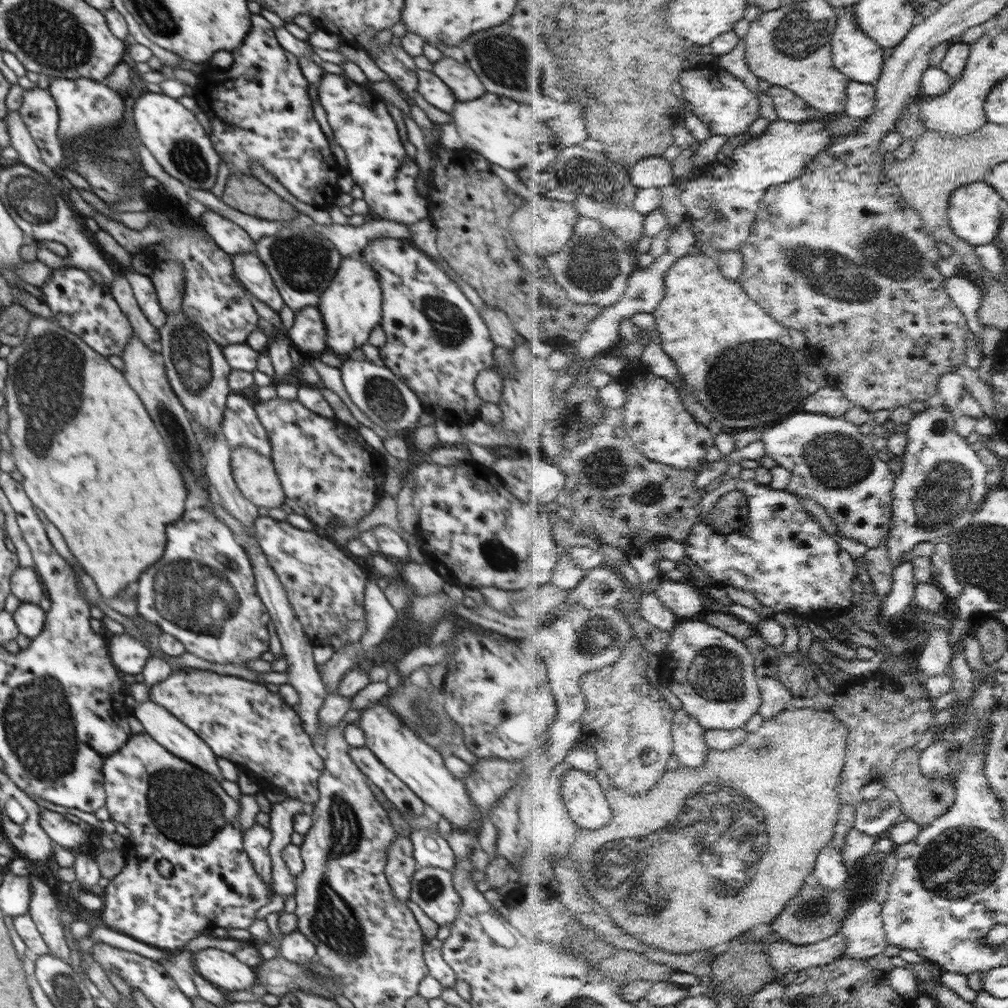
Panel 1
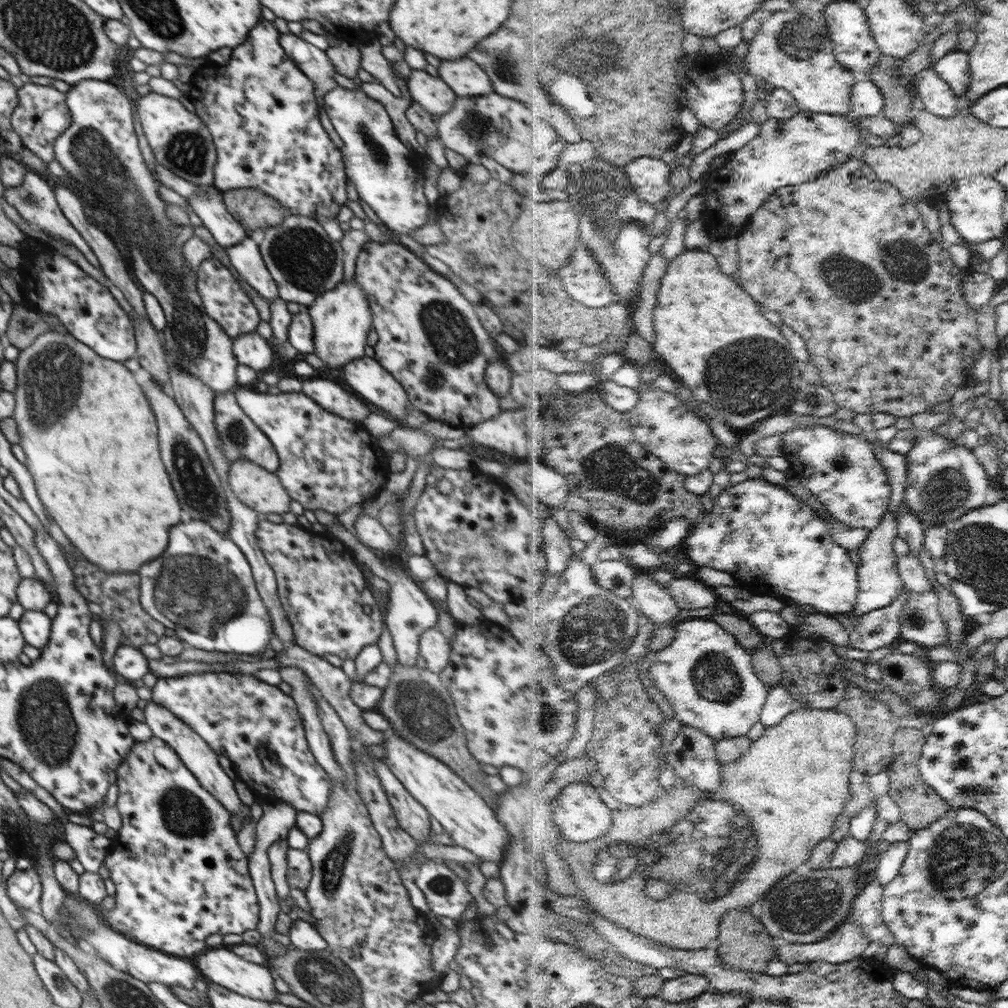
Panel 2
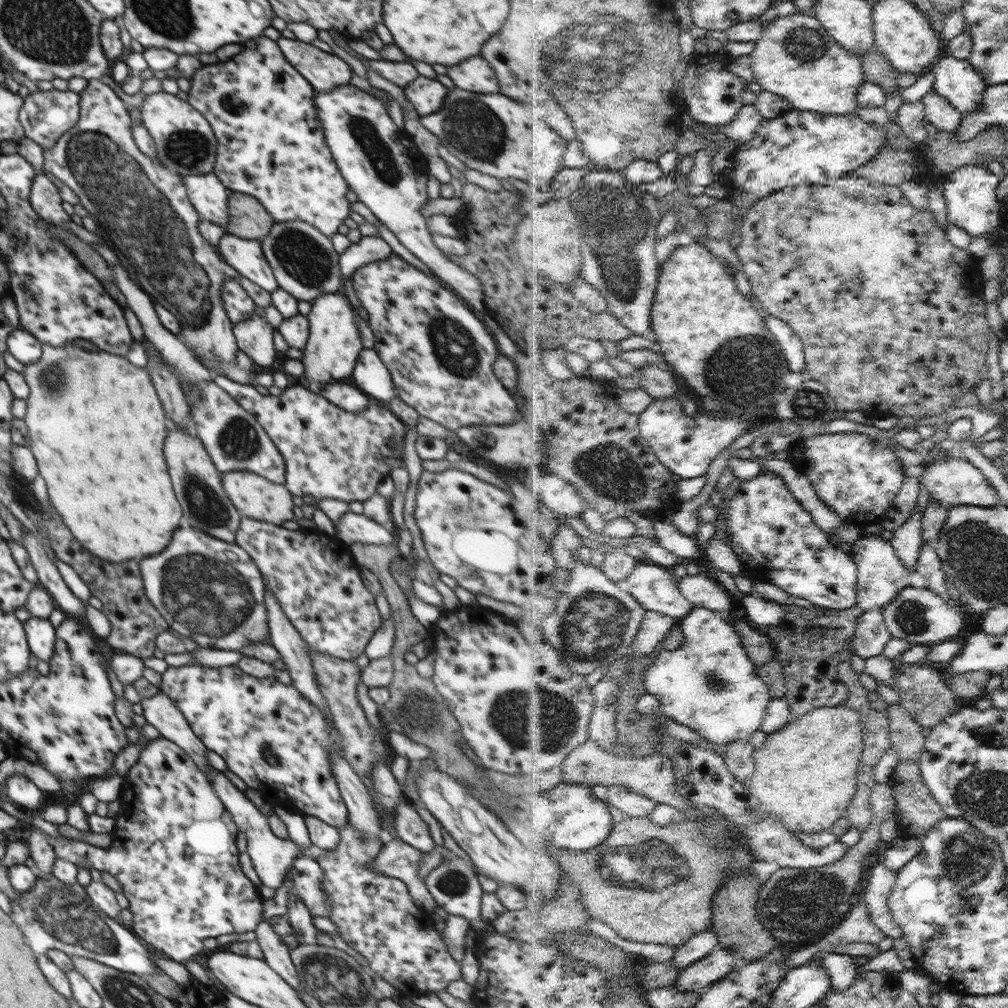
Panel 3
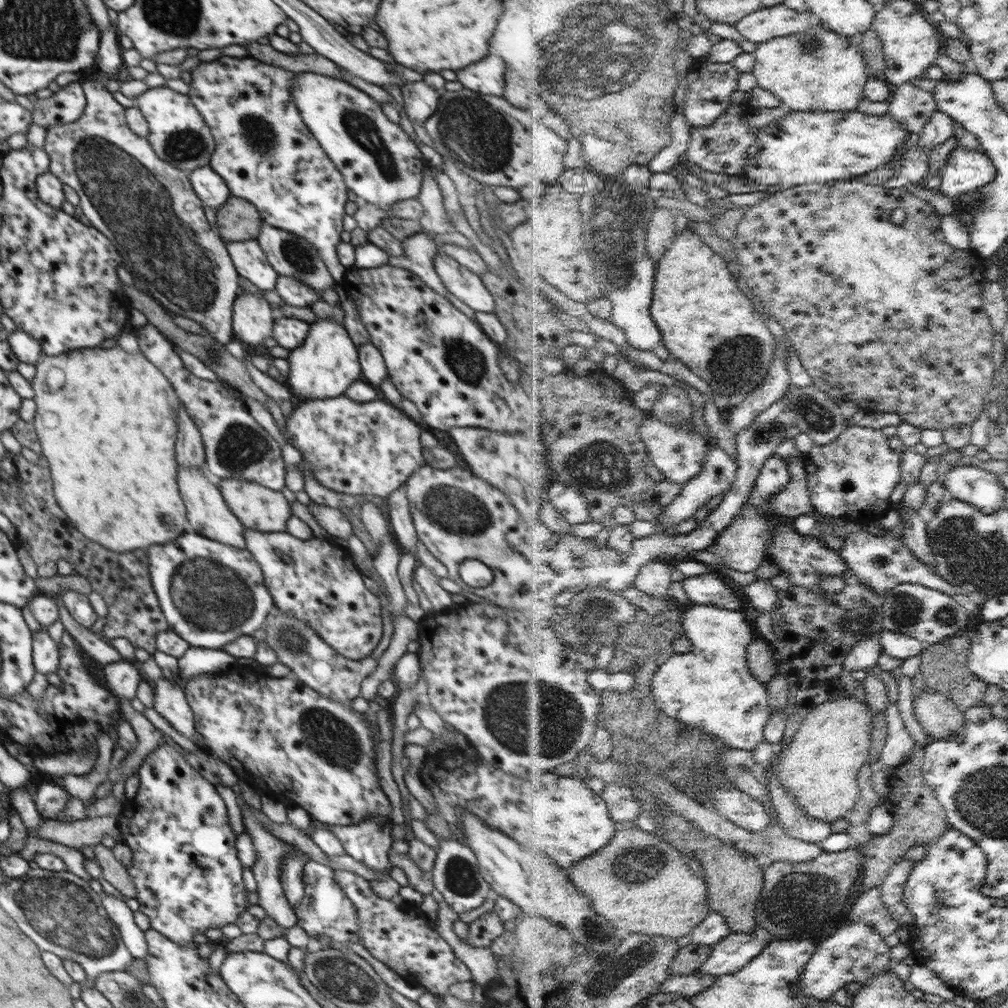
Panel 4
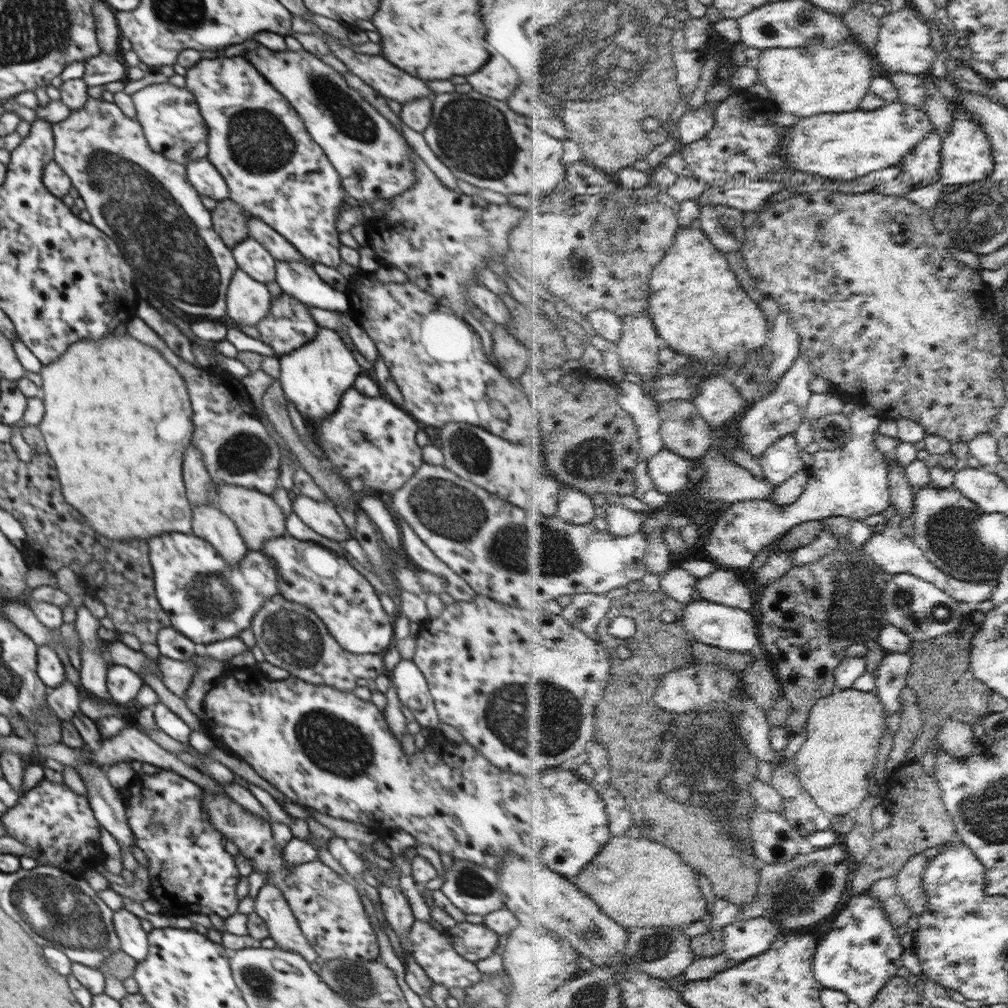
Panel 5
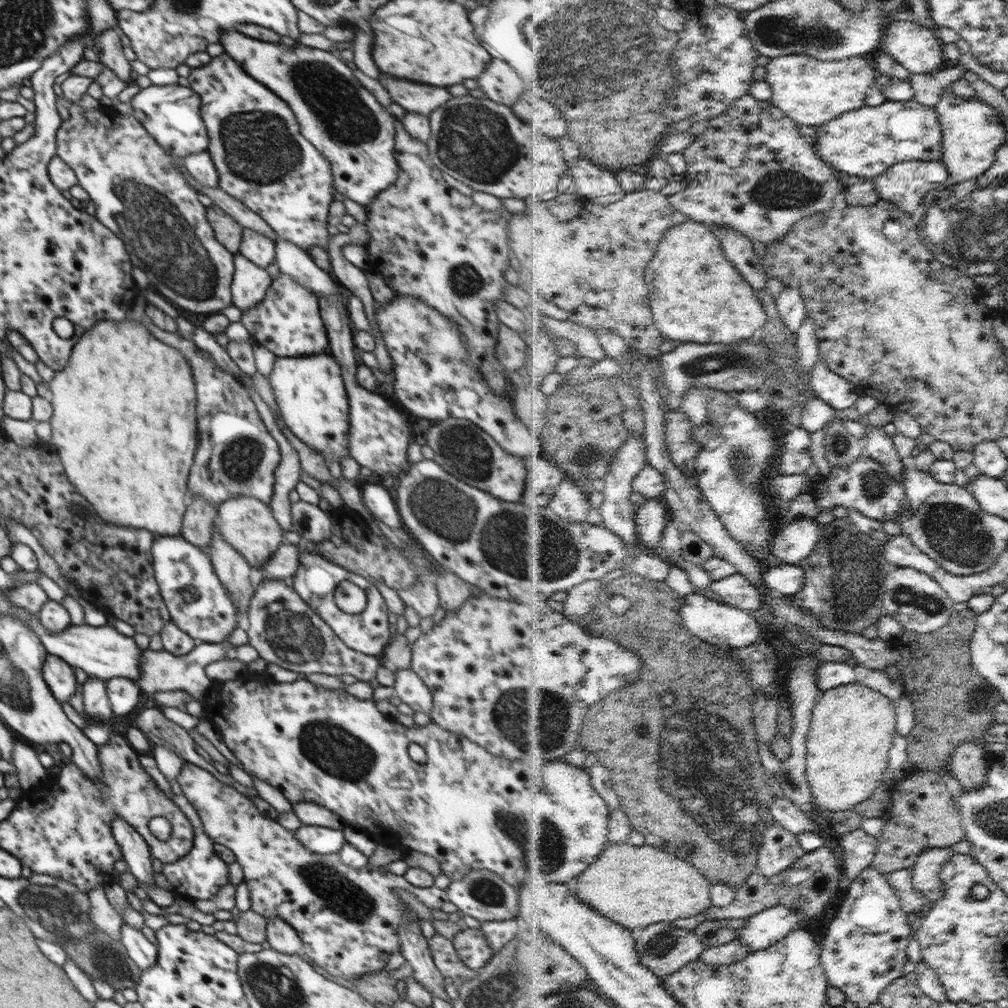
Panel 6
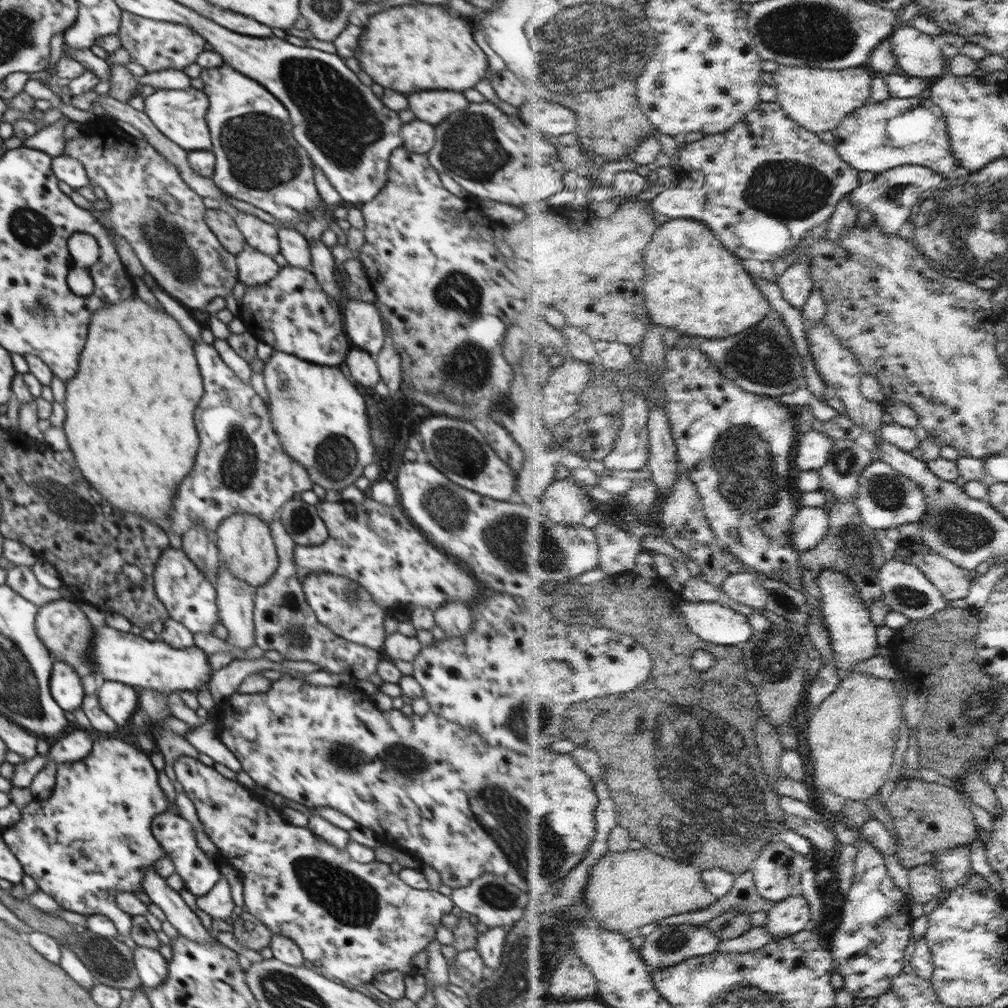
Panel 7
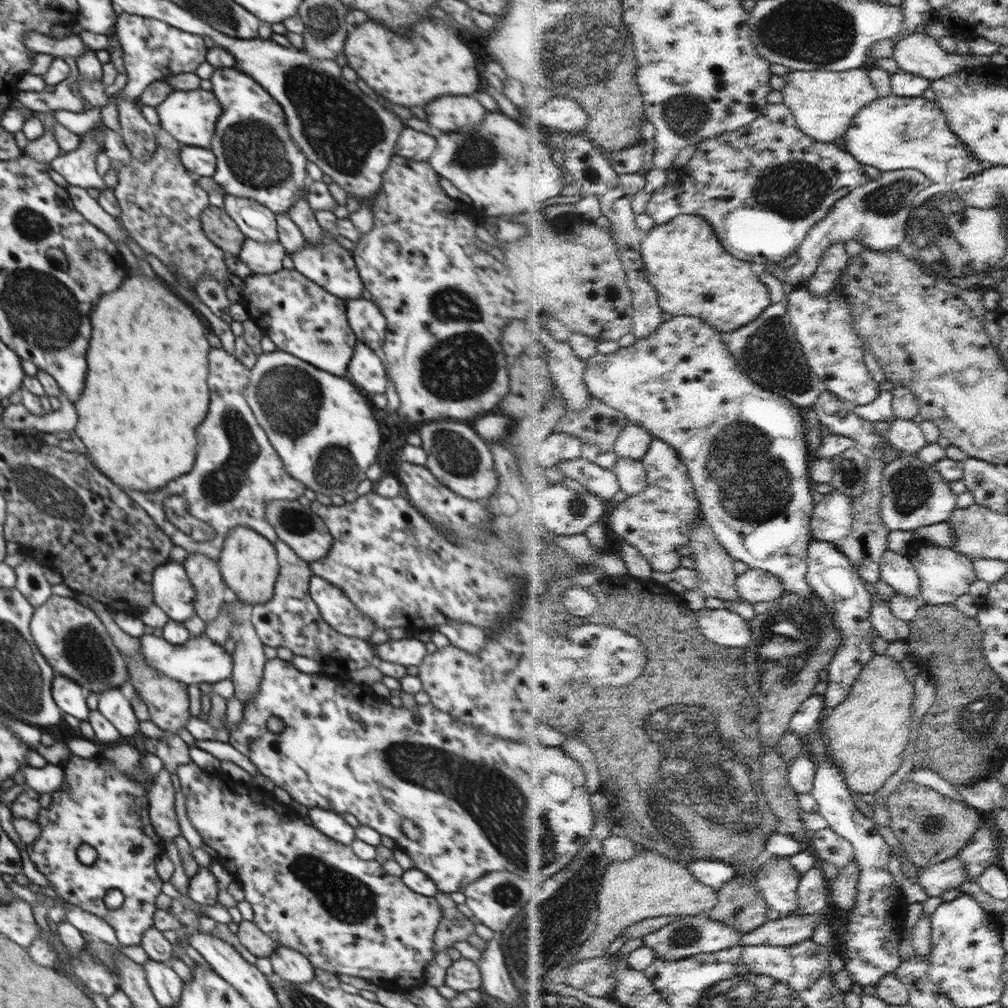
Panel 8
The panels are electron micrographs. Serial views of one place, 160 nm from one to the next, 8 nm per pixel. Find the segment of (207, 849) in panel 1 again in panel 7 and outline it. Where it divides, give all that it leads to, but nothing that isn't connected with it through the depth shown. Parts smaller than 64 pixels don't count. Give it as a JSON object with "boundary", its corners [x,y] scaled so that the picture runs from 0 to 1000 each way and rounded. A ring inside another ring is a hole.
{"boundary":[[[156,765],[156,771],[159,782],[166,790],[166,803],[152,812],[150,824],[153,832],[155,832],[159,840],[163,842],[163,846],[169,848],[173,859],[175,859],[173,865],[181,871],[183,881],[194,890],[203,889],[203,887],[206,887],[214,878],[214,875],[220,871],[218,860],[212,852],[206,850],[196,841],[194,826],[192,825],[190,817],[180,811],[180,809],[175,808],[173,803],[171,803],[172,798],[174,798],[176,786],[173,784],[169,772],[165,769],[164,765]]]}

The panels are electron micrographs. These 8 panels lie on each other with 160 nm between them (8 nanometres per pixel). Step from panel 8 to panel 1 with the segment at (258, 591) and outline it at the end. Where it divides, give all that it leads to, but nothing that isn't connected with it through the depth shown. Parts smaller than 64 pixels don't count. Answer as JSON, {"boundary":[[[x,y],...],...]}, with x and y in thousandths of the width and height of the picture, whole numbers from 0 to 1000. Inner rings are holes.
{"boundary":[[[246,444],[229,445],[229,467],[238,489],[254,503],[277,504],[283,491],[271,456]]]}

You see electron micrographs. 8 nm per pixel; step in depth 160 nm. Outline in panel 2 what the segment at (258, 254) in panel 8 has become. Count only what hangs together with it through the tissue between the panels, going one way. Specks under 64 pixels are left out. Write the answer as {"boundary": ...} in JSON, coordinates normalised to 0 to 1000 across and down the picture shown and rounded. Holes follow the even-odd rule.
{"boundary":[[[254,328],[238,331],[231,336],[232,355],[250,367],[259,368],[269,363],[272,357],[272,342]]]}

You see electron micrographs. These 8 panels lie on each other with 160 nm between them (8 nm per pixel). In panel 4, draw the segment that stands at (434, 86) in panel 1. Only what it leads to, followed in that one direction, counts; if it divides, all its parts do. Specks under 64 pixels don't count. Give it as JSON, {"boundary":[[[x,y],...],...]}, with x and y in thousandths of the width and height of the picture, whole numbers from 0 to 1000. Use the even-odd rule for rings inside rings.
{"boundary":[[[403,81],[398,87],[401,109],[410,123],[419,124],[435,107],[437,93],[421,81]]]}

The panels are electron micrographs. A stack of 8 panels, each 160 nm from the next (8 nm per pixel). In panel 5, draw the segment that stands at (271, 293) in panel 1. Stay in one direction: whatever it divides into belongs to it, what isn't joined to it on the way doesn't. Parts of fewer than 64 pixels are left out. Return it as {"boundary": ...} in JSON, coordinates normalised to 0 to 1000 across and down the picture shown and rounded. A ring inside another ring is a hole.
{"boundary":[[[246,234],[229,246],[229,249],[236,267],[261,281],[273,278],[275,258],[254,237]]]}

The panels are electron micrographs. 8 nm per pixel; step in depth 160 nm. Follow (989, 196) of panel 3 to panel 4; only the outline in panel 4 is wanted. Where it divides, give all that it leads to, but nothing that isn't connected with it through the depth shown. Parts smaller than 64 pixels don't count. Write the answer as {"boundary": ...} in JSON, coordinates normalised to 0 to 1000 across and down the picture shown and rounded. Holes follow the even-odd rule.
{"boundary":[[[949,145],[941,158],[933,188],[948,203],[951,201],[952,192],[974,189],[974,187],[981,184],[986,180],[986,175],[989,175],[983,158],[978,153],[960,146]]]}

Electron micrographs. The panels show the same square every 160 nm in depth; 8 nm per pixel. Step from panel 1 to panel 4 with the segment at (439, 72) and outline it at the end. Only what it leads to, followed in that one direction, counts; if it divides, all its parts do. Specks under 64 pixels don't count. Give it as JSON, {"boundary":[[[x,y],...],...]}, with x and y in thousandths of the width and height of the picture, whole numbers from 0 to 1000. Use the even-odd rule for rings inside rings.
{"boundary":[[[482,56],[476,62],[454,69],[454,81],[470,91],[498,96],[501,85],[502,63],[496,56]]]}

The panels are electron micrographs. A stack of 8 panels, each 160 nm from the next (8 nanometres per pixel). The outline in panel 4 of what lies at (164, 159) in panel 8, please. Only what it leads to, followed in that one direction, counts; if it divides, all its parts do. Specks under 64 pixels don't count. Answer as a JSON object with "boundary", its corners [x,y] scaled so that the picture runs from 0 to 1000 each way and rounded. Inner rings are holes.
{"boundary":[[[80,80],[80,84],[84,91],[86,102],[79,117],[71,121],[71,123],[67,123],[67,121],[65,123],[55,123],[46,131],[45,143],[43,146],[44,151],[46,151],[48,157],[50,157],[48,170],[54,173],[54,175],[57,175],[63,183],[67,183],[67,185],[70,185],[77,191],[77,194],[79,195],[78,203],[81,205],[83,214],[87,215],[91,225],[98,228],[103,234],[106,234],[113,244],[117,244],[115,248],[119,250],[119,254],[123,256],[123,260],[127,260],[127,262],[123,262],[123,266],[127,268],[129,272],[135,274],[133,278],[140,289],[143,289],[147,293],[150,293],[151,296],[154,296],[171,313],[181,313],[189,316],[192,315],[200,322],[200,331],[206,331],[223,342],[234,337],[234,333],[231,330],[231,300],[236,292],[240,290],[238,274],[230,260],[224,240],[208,225],[208,222],[202,213],[202,202],[191,189],[187,172],[167,163],[167,161],[163,161],[163,159],[159,159],[153,152],[153,148],[150,146],[148,139],[145,136],[133,133],[133,131],[129,129],[124,116],[124,107],[115,100],[115,93],[105,88],[103,80]]]}

